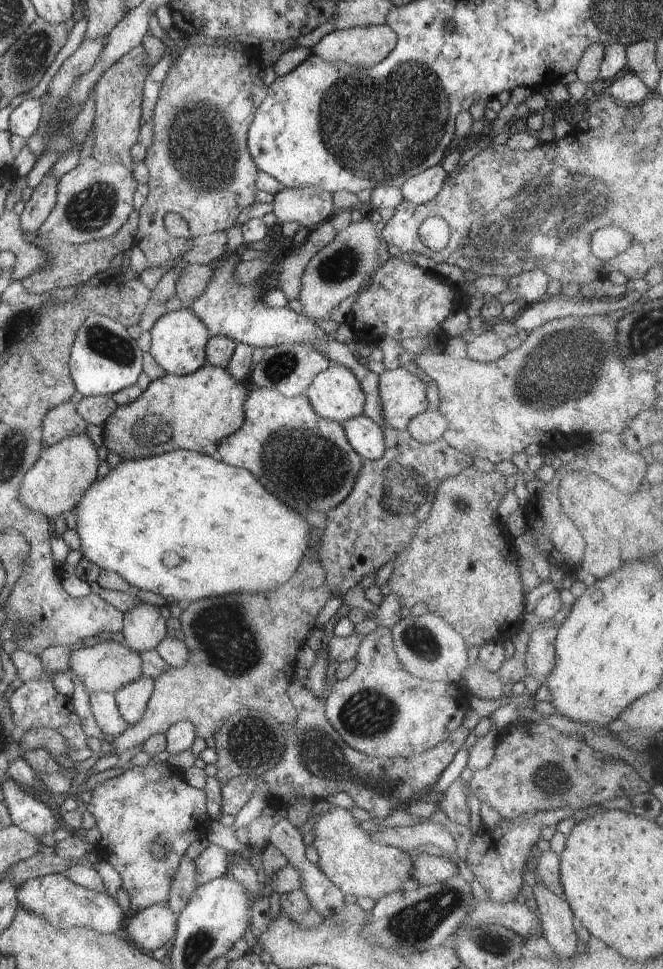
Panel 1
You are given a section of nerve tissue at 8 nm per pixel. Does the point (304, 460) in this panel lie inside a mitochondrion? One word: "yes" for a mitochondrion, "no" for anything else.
yes

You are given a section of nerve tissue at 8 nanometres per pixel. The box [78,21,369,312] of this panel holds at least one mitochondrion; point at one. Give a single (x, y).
(200, 145)

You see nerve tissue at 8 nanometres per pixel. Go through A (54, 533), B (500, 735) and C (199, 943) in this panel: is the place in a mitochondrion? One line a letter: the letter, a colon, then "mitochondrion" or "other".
A: other
B: other
C: mitochondrion

